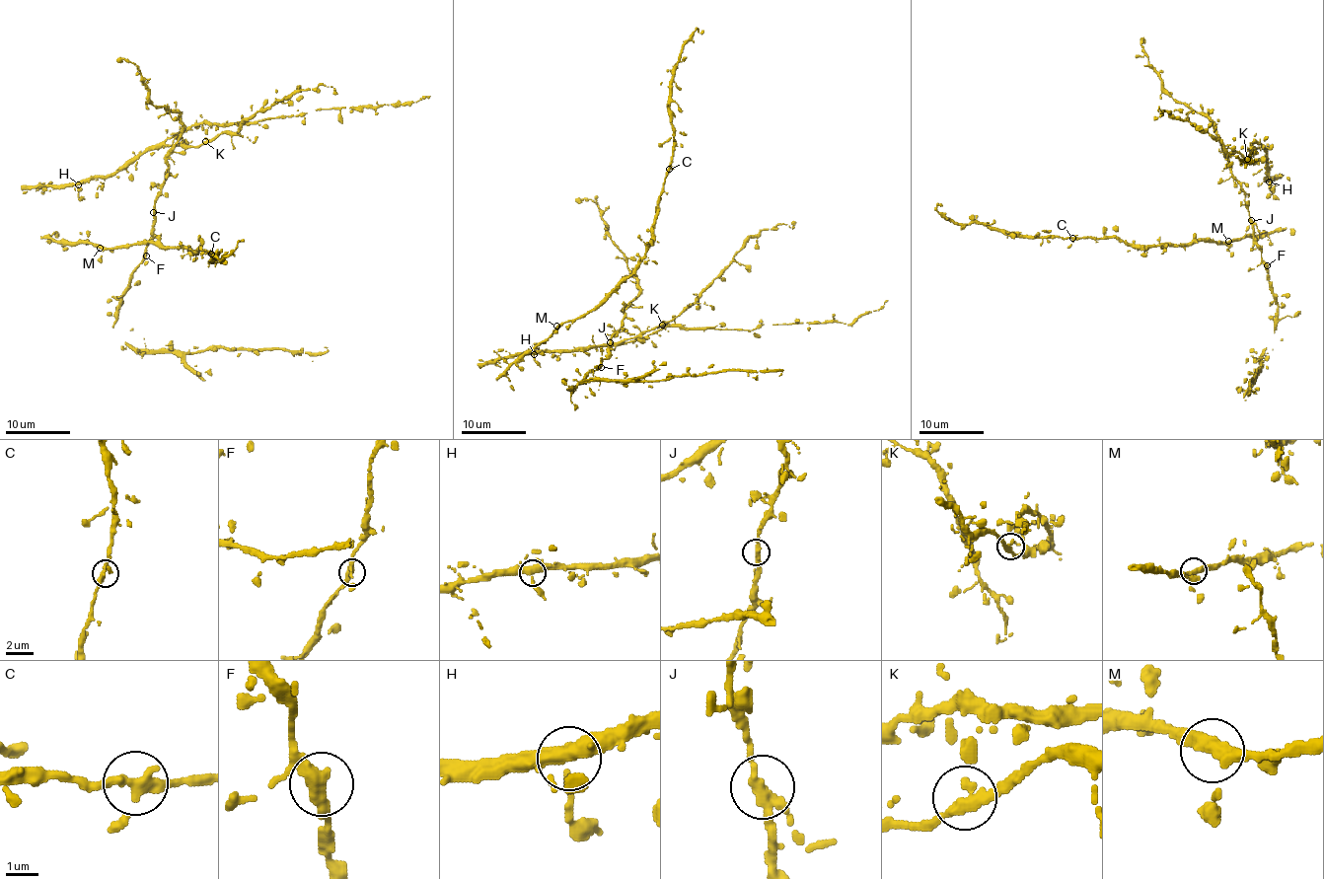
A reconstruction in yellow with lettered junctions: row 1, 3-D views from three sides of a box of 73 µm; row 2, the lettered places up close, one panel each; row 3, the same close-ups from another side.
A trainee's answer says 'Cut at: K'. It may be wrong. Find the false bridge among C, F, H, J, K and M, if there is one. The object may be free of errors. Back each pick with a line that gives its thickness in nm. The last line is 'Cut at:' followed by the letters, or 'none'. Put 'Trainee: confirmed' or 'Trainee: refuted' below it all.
Cut at: none
Trainee: refuted

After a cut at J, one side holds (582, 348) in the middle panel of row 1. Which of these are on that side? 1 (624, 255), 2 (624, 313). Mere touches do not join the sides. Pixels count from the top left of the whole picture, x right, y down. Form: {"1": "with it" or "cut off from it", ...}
{"1": "cut off from it", "2": "cut off from it"}

